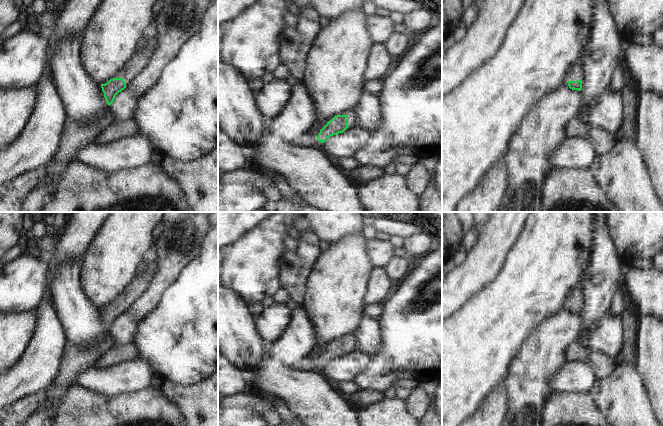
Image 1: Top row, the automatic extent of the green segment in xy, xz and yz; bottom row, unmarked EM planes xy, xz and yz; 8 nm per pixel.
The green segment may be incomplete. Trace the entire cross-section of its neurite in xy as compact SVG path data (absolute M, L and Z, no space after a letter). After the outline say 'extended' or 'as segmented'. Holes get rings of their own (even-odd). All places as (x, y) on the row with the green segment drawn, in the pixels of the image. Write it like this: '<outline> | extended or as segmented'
M159 35L149 38L147 45L137 51L133 58L124 67L123 78L113 78L107 83L101 84L105 100L110 106L116 95L126 88L127 82L132 82L150 63L159 45Z | extended

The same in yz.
M575 64L570 67L568 73L568 86L572 90L581 91L582 89L582 81L581 81L581 73L583 71L583 65Z | extended

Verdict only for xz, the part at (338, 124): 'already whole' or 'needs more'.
needs more

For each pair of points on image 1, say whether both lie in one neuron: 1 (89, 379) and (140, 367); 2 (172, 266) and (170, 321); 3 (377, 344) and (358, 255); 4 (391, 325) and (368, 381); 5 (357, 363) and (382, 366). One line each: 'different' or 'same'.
1: same
2: different
3: different
4: same
5: different

